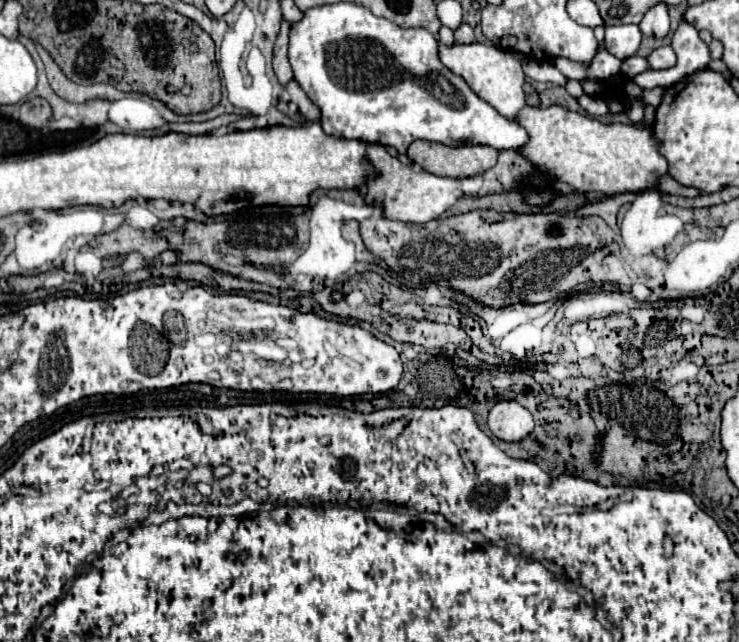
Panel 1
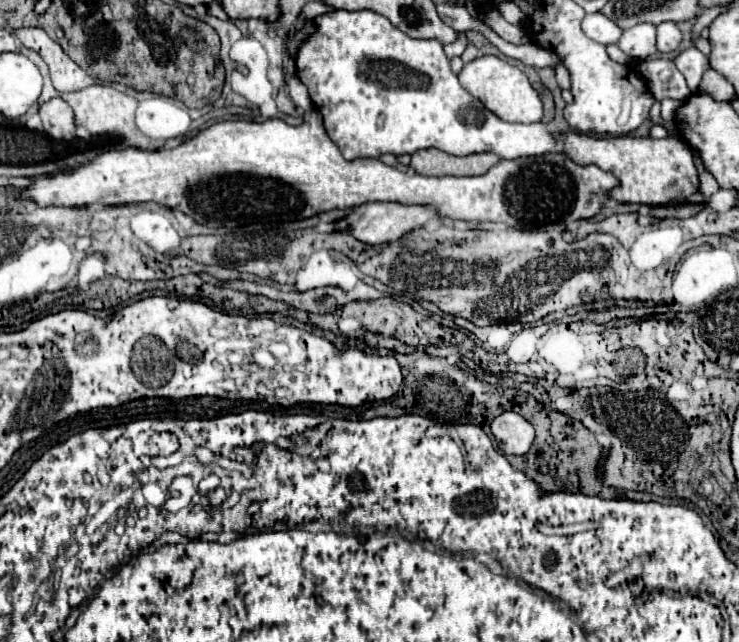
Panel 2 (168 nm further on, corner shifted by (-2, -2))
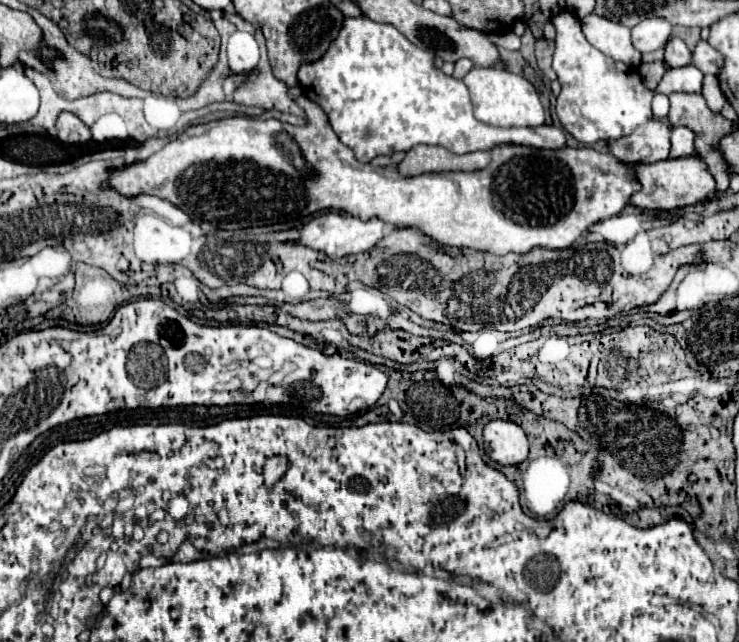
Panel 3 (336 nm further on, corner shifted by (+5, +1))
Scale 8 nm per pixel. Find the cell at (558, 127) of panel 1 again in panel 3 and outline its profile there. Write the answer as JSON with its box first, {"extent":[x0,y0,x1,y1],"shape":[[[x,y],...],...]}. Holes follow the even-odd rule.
{"extent":[630,159,716,211],"shape":[[[664,159],[660,163],[634,163],[636,179],[640,179],[642,189],[632,195],[630,203],[640,209],[664,209],[672,211],[686,205],[696,205],[716,195],[716,179],[708,171],[702,159]]]}

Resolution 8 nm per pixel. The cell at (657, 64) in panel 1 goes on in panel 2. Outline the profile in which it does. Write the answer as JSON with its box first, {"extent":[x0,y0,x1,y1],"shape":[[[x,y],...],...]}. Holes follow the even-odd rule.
{"extent":[673,48,709,92],"shape":[[[687,48],[687,50],[679,52],[673,58],[673,62],[675,62],[677,70],[685,76],[689,90],[691,92],[697,92],[699,82],[701,82],[701,76],[703,76],[703,70],[707,70],[709,60],[697,48]]]}

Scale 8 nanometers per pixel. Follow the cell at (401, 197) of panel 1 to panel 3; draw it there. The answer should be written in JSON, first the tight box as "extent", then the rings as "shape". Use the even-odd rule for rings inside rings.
{"extent":[296,213,386,259],"shape":[[[324,213],[324,215],[318,215],[316,219],[308,221],[300,229],[296,243],[310,247],[310,249],[316,249],[316,251],[324,253],[328,259],[340,259],[346,255],[364,253],[364,251],[372,249],[384,237],[384,231],[386,231],[386,225],[380,219],[360,221],[348,213]]]}

